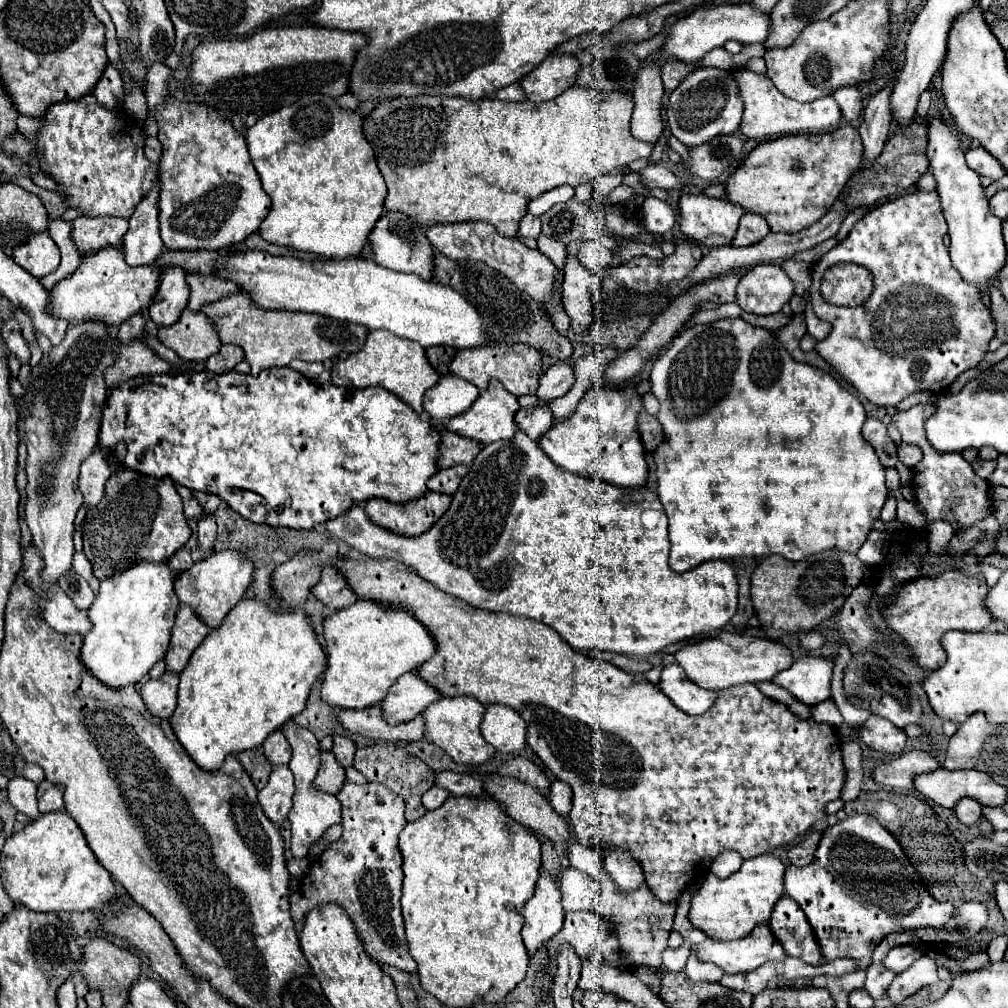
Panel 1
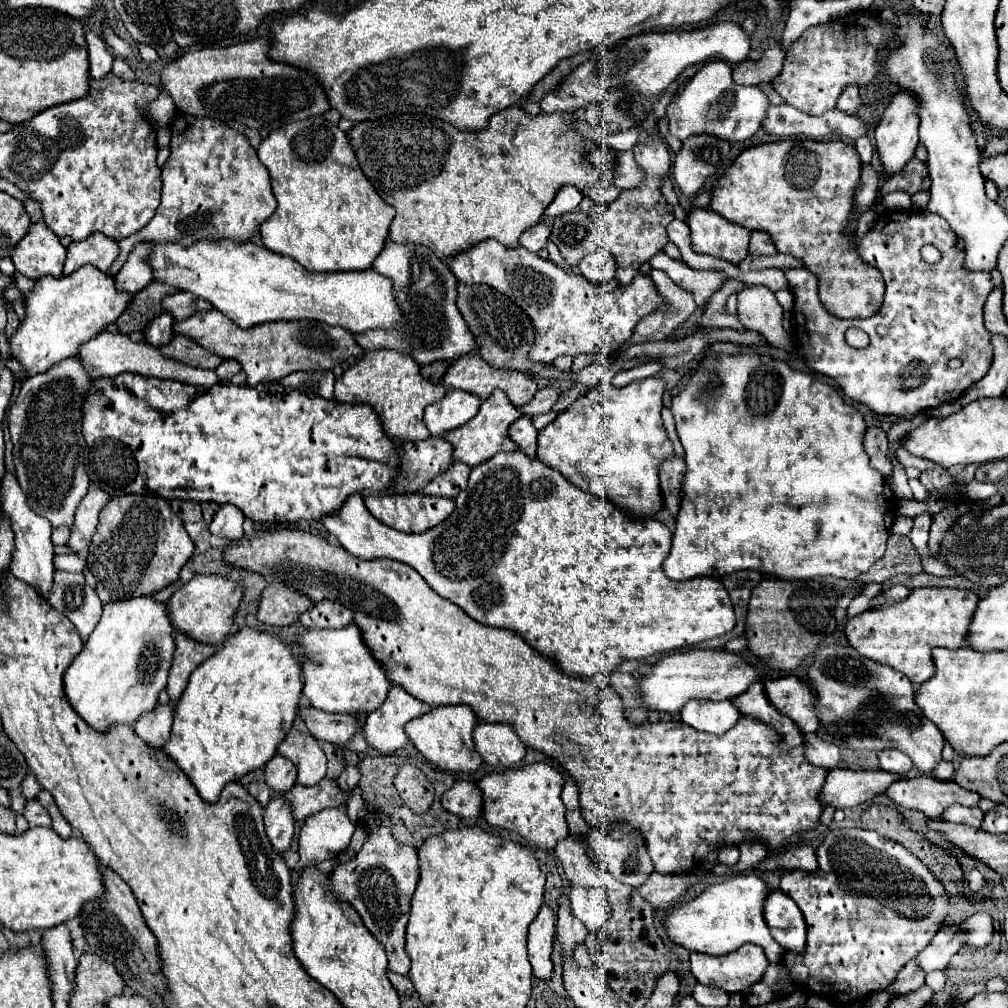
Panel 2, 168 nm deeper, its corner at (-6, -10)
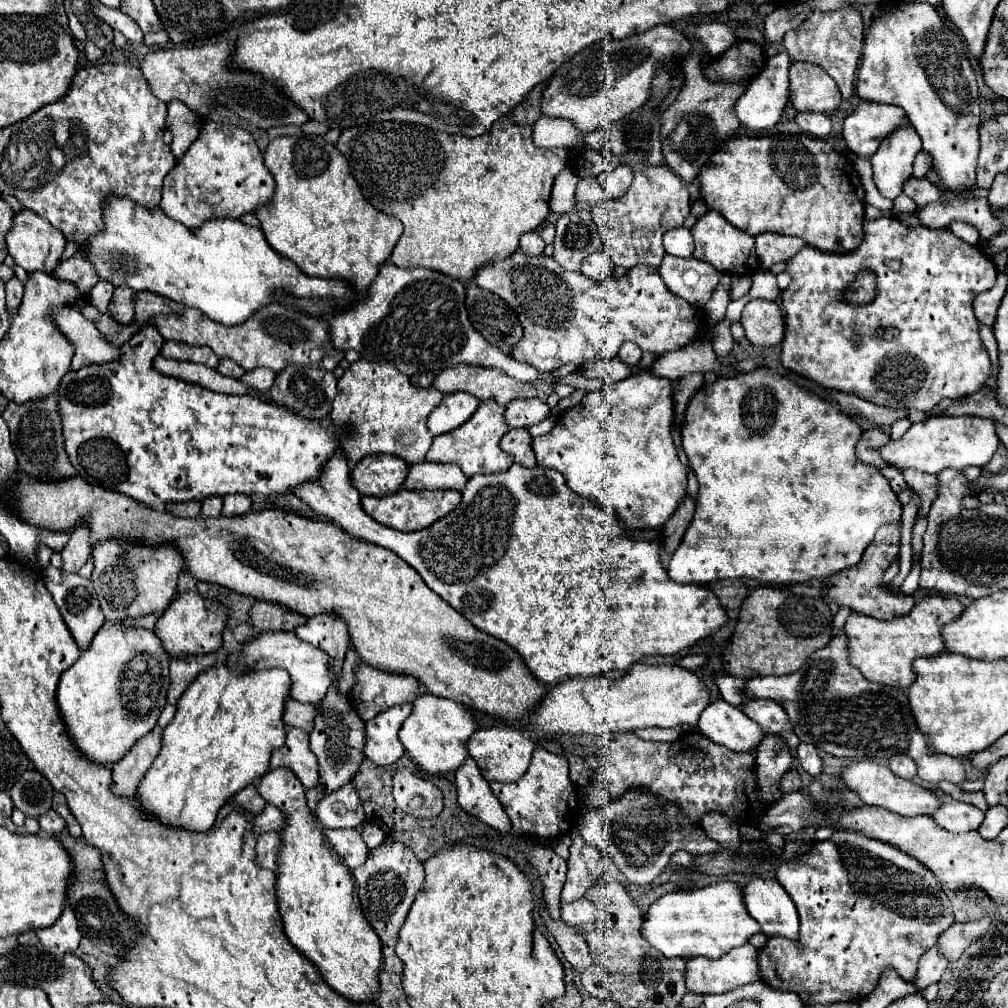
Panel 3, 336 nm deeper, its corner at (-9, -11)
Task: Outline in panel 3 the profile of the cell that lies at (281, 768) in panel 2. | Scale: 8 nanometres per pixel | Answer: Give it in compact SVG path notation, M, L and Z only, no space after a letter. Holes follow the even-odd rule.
M274 769L268 771L258 785L258 793L262 799L274 807L278 807L286 815L286 827L282 827L280 849L278 849L278 869L276 869L276 899L282 917L282 925L290 943L304 953L326 979L326 983L344 995L346 999L356 1001L374 1001L378 993L378 973L382 969L382 947L380 939L366 921L360 903L356 901L356 885L350 869L338 861L336 851L326 843L324 829L320 829L316 817L310 813L306 803L304 785L290 769Z

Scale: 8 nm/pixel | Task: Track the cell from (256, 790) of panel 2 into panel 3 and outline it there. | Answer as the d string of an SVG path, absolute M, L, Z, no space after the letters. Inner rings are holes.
M248 785L248 787L244 787L242 791L238 791L238 793L234 795L234 803L236 803L238 807L246 809L246 811L252 813L252 815L258 815L258 811L262 811L264 805L266 805L266 801L264 801L264 799L260 797L260 793L256 791L256 785Z

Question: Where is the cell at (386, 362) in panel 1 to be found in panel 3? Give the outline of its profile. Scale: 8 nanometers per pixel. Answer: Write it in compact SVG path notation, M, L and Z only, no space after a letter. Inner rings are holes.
M358 359L338 381L338 395L332 403L330 417L336 427L344 429L340 433L340 447L348 461L358 463L366 455L386 453L406 463L422 463L434 439L426 427L426 419L440 401L440 391L412 387L408 377L394 365Z

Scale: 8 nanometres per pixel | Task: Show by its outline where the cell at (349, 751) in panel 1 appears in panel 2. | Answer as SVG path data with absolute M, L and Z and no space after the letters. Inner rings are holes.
M347 764L347 766L345 766L345 770L341 772L341 776L339 776L337 780L339 780L339 786L341 786L343 790L353 790L353 788L357 786L359 778L361 778L359 768L355 768L355 766Z

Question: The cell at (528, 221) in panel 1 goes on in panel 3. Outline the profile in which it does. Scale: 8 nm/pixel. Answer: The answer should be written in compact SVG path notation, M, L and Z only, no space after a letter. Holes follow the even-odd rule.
M536 231L532 233L524 233L520 237L520 251L526 255L542 255L544 251L544 241L540 239L540 235Z

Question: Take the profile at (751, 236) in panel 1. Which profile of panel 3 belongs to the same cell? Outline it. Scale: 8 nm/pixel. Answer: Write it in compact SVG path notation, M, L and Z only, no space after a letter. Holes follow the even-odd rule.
M760 233L756 237L756 253L762 269L770 269L774 263L786 261L796 255L806 243L798 237L786 237L778 233Z

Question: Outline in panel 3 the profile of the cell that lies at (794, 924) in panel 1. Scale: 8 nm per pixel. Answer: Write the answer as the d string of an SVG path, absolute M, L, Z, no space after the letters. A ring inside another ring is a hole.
M750 879L742 887L742 897L748 915L760 923L762 933L766 933L768 937L782 935L794 941L798 940L800 919L796 905L776 879Z

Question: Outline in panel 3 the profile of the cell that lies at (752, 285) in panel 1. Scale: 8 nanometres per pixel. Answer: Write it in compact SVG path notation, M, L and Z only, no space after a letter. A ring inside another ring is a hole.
M750 301L742 311L740 323L754 347L774 347L784 341L784 315L776 301Z

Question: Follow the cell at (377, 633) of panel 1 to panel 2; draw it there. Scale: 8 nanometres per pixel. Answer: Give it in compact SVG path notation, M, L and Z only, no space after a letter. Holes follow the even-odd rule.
M349 624L339 630L307 630L301 634L299 644L309 658L303 664L303 694L311 700L313 708L337 714L369 714L385 702L391 682L387 680L383 664L375 660L373 652L363 642L359 626Z

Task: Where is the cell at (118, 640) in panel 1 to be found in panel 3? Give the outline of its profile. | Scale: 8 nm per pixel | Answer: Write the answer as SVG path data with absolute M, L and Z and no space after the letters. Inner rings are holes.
M110 621L102 625L90 647L60 677L56 689L56 703L66 725L66 733L70 735L74 747L80 749L80 753L86 755L88 761L112 767L114 763L118 763L118 759L122 759L122 755L126 755L126 751L130 751L130 747L134 747L134 743L138 743L138 739L142 739L156 727L156 719L166 705L166 691L170 683L168 665L170 655L162 649L162 643L154 635L154 631L142 627L122 627L120 623Z

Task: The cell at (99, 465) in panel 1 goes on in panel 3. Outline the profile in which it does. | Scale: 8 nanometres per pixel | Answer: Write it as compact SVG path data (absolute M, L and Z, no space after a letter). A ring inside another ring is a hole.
M78 525L78 529L70 533L70 541L60 555L62 555L60 571L76 573L90 559L90 531L84 525Z

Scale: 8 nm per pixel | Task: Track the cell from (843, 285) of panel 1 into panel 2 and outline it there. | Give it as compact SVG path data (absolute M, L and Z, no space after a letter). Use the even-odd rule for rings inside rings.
M831 140L831 142L773 142L773 144L759 144L747 148L731 168L723 174L723 178L713 188L711 210L721 214L723 218L745 226L749 230L763 230L771 234L775 246L783 254L791 254L803 264L813 270L819 278L819 296L823 306L839 318L867 318L873 316L883 302L885 282L877 268L865 264L857 250L853 248L853 238L843 234L853 210L853 190L859 184L861 176L861 158L855 146Z

